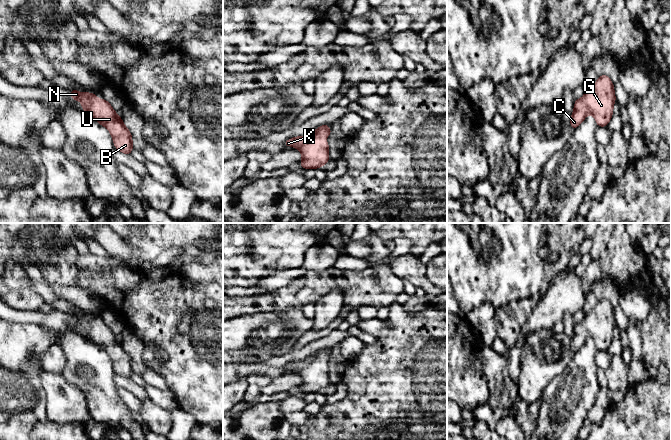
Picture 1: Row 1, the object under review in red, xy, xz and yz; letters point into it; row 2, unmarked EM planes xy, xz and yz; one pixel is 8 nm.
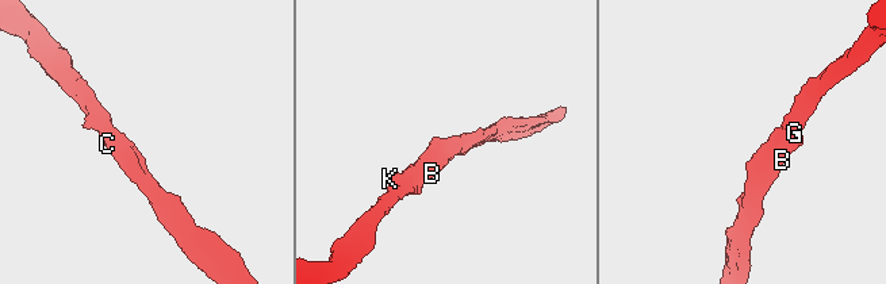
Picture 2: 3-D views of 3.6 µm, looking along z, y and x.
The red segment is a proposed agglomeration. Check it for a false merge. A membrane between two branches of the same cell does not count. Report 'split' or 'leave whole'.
leave whole

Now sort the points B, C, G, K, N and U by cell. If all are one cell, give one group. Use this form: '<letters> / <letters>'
B C G K N U

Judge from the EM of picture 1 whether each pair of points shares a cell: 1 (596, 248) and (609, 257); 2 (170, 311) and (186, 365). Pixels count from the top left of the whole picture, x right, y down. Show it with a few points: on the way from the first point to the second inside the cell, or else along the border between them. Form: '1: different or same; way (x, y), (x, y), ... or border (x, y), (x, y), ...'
1: different; border (612, 233), (605, 249), (596, 259), (592, 260)
2: same; way (177, 324), (186, 335), (186, 352)

